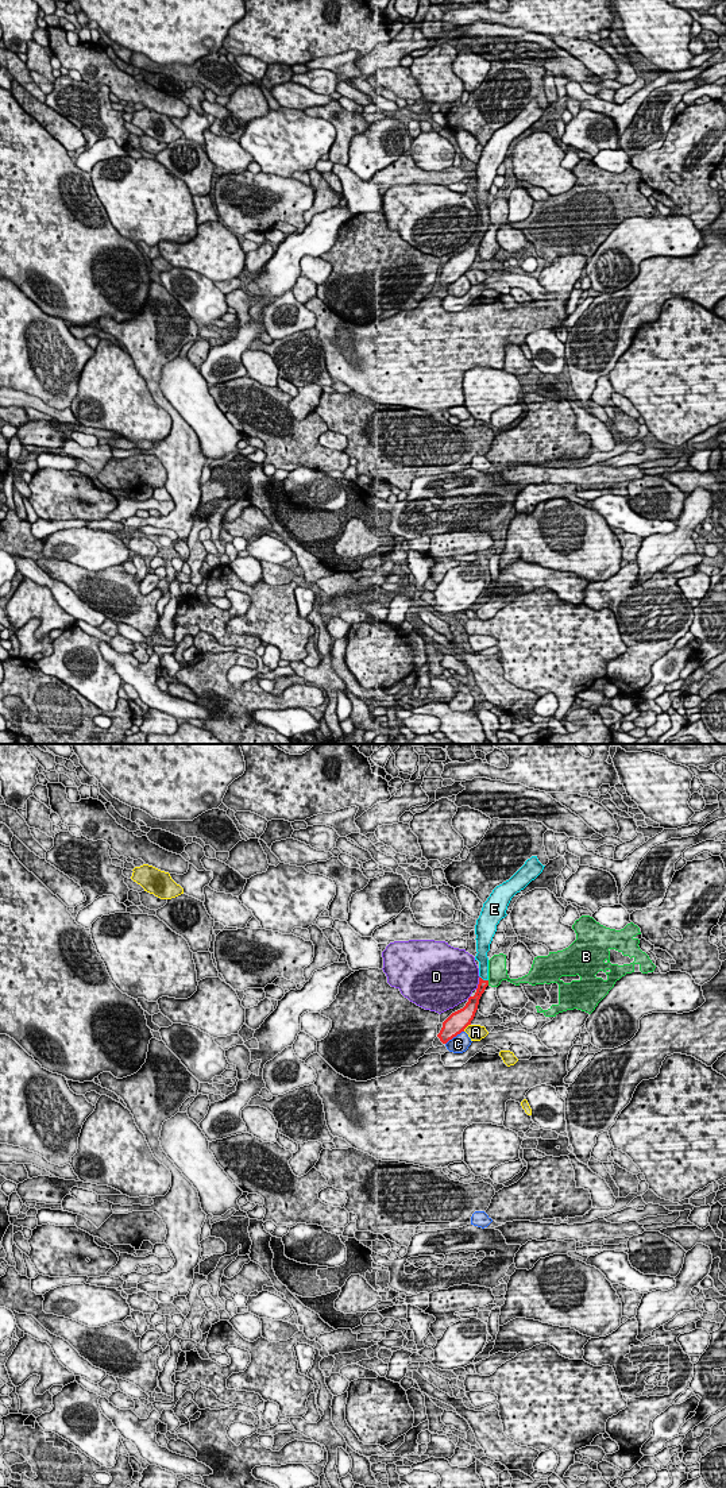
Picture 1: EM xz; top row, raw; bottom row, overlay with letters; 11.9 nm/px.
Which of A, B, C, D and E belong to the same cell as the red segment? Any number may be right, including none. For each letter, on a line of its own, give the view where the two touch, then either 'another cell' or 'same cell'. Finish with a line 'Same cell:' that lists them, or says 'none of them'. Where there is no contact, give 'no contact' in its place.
A: xz | another cell
B: xz | another cell
C: xz | another cell
D: xz | another cell
E: xz | same cell
Same cell: E

